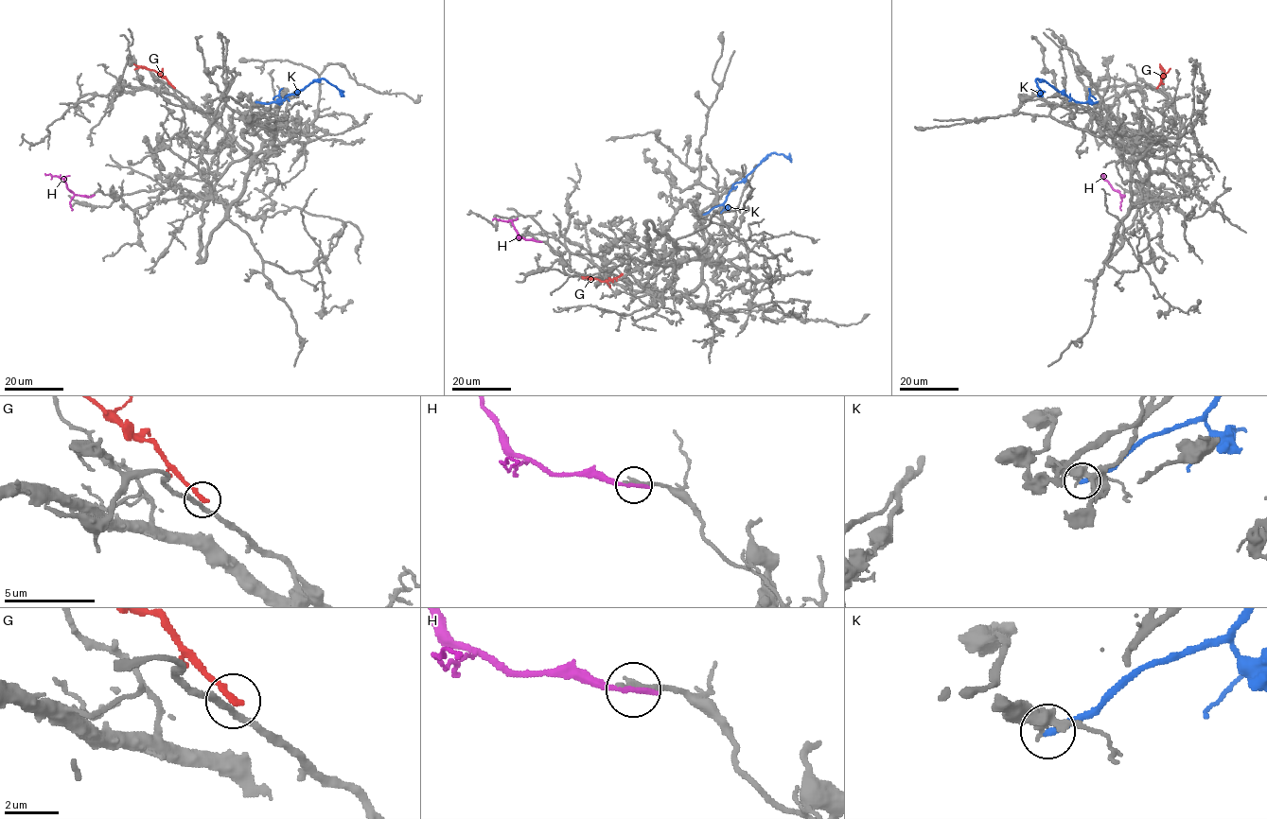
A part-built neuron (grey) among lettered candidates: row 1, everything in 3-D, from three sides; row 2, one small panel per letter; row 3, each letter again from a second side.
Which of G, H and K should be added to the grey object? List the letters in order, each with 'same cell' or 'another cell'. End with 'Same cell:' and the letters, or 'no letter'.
G: another cell
H: another cell
K: another cell
Same cell: no letter

